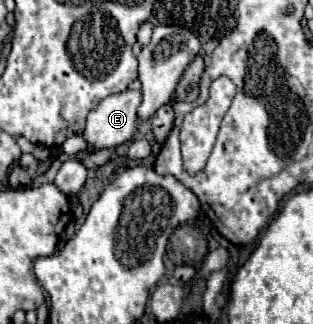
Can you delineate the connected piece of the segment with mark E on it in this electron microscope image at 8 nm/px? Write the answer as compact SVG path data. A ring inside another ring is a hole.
M124 90L120 94L108 96L102 100L102 104L98 104L94 112L90 112L84 128L84 138L98 150L128 142L140 126L140 102L140 90Z

